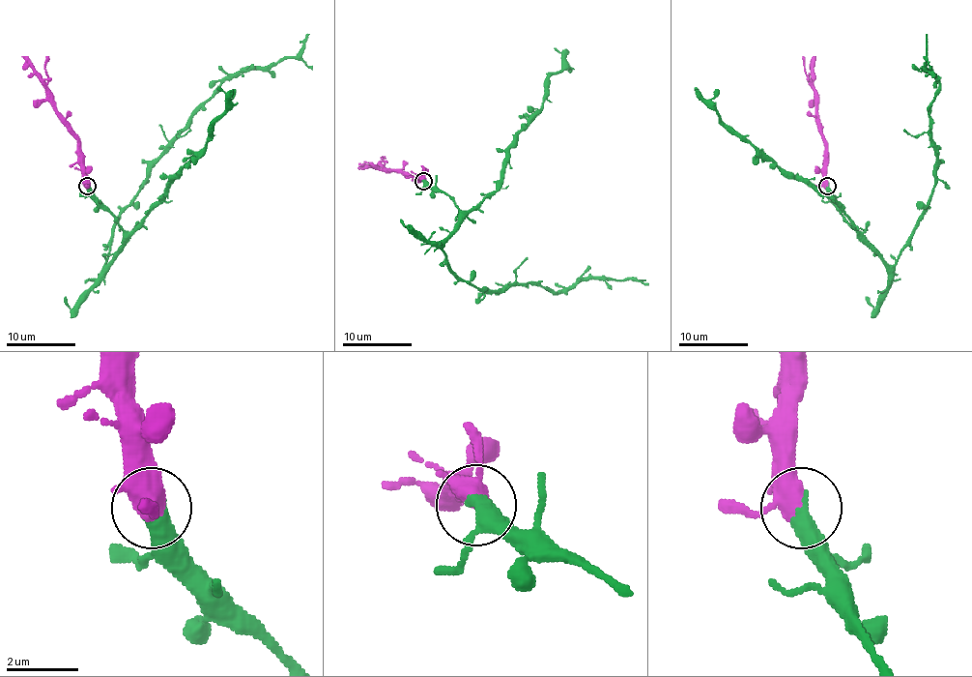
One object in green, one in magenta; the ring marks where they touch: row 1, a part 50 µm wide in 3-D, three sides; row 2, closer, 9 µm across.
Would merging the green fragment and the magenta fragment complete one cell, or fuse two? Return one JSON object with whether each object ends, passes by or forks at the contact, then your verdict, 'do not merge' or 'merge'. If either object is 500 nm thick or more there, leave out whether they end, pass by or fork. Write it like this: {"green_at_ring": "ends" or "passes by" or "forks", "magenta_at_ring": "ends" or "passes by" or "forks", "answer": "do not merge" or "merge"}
{"green_at_ring": "passes by", "magenta_at_ring": "passes by", "answer": "merge"}

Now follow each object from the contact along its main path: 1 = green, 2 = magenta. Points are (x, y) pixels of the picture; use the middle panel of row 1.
1: (423, 182), (459, 209), (443, 249), (478, 289), (539, 283), (559, 292), (587, 279), (645, 280)
2: (423, 182), (411, 175), (388, 171), (384, 166), (357, 167)

